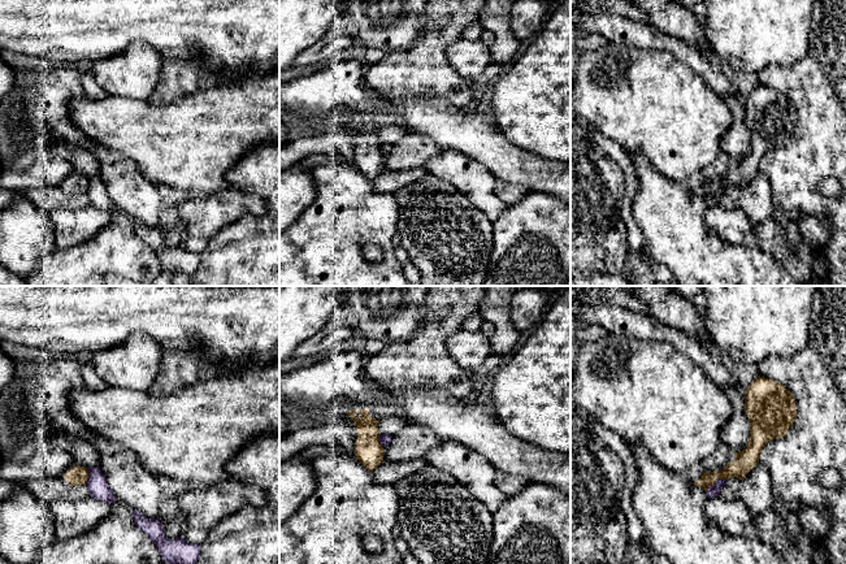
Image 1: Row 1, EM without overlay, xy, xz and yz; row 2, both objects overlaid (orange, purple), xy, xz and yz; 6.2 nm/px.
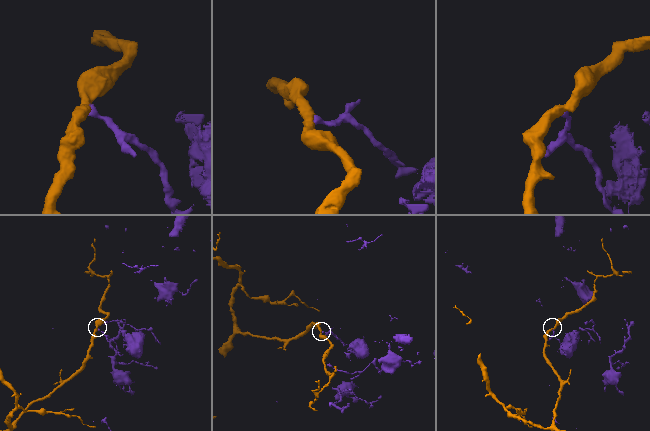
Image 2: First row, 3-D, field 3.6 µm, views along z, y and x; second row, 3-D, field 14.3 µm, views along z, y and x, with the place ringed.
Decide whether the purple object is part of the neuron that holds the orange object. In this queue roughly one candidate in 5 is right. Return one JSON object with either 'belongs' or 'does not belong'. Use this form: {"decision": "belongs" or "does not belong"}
{"decision": "does not belong"}

